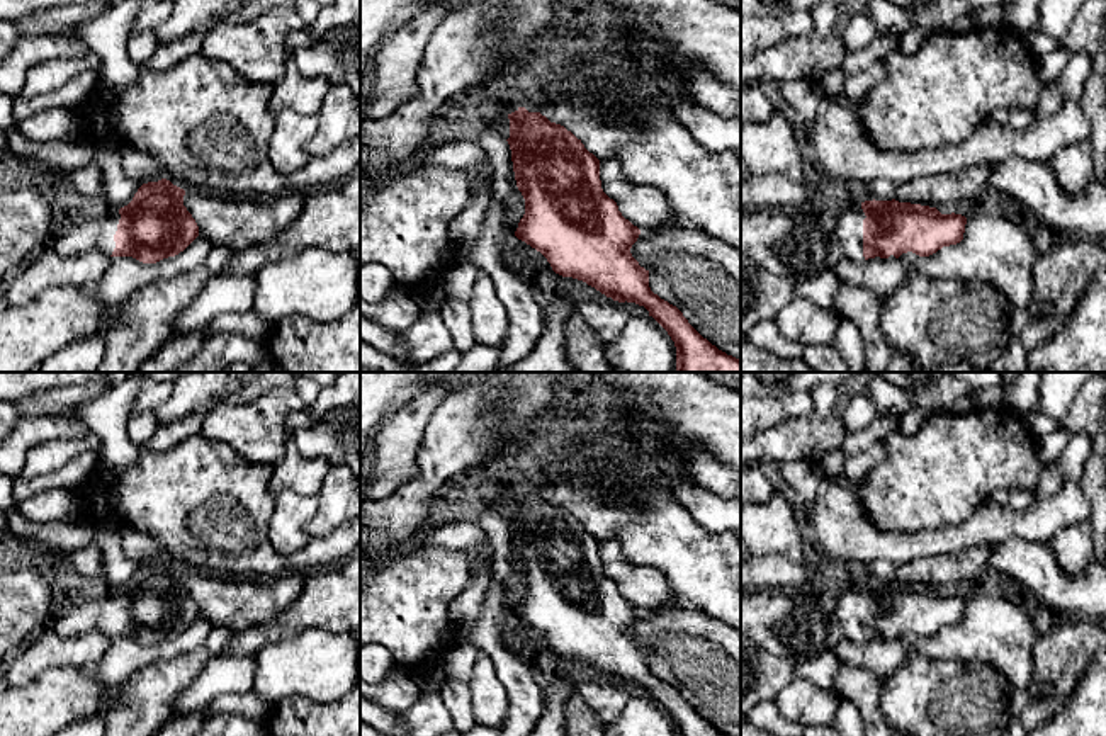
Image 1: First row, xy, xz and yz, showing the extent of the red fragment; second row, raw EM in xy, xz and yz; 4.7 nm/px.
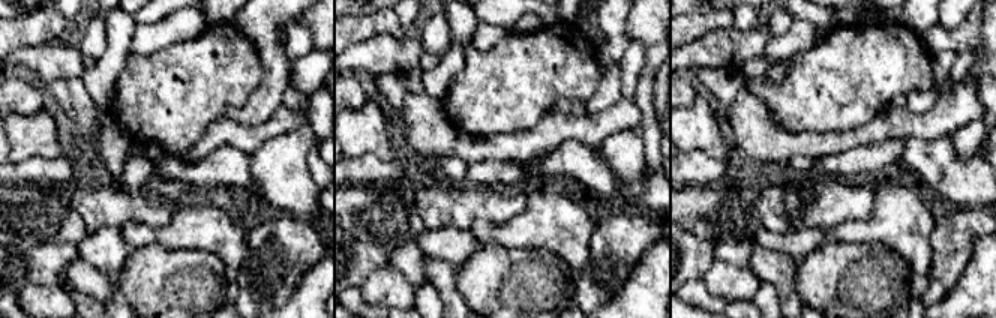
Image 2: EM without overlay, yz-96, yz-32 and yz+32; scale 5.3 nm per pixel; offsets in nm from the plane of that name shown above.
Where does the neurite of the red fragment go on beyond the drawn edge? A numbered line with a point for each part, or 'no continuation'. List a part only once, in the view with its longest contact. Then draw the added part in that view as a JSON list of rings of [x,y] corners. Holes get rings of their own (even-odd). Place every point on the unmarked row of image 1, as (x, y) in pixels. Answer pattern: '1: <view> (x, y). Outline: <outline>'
1: yz (850, 599). Outline: [[[844,585],[836,590],[834,614],[843,627],[846,639],[853,643],[865,643],[863,637],[863,600],[861,585]]]

